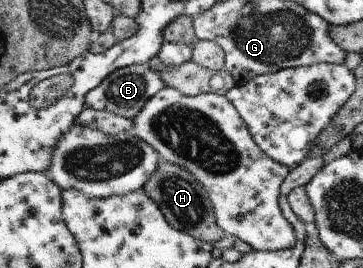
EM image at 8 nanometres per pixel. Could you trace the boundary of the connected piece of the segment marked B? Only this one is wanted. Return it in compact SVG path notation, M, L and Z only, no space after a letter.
M149 63L124 67L111 73L97 88L90 91L89 95L85 97L85 107L132 120L163 87L166 87L163 77Z

